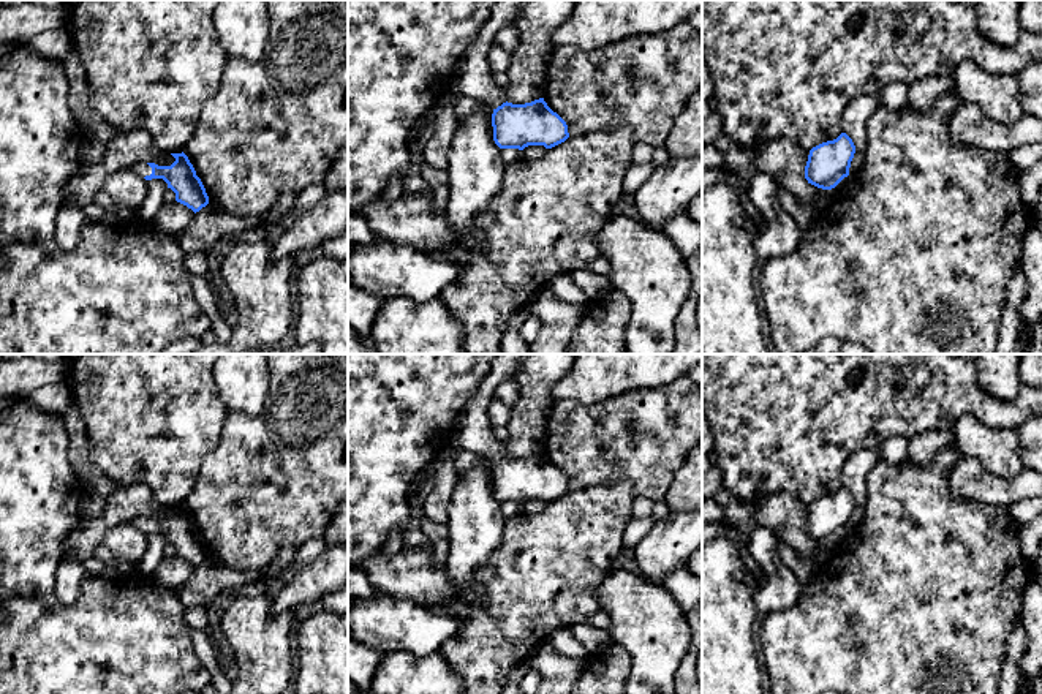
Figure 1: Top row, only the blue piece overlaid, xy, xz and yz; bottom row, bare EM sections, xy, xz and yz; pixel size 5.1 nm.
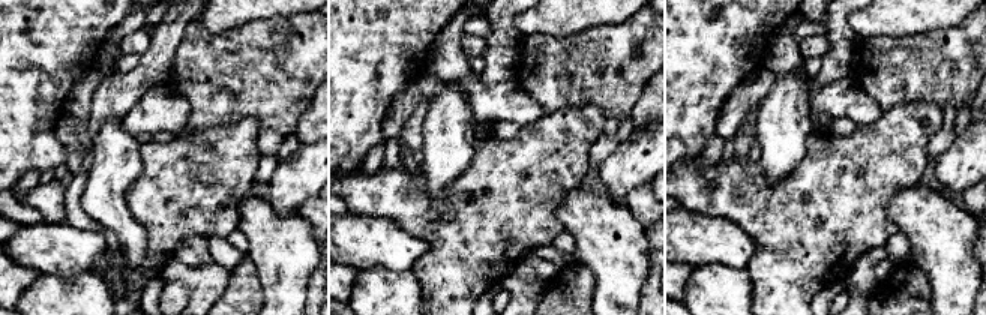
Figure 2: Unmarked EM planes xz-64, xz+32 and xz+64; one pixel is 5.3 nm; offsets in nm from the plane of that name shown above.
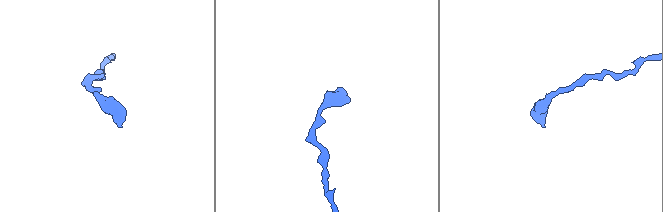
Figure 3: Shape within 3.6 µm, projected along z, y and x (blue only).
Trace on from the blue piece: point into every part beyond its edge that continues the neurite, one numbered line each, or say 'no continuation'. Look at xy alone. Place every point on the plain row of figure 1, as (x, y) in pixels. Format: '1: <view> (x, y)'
1: xy (141, 522)

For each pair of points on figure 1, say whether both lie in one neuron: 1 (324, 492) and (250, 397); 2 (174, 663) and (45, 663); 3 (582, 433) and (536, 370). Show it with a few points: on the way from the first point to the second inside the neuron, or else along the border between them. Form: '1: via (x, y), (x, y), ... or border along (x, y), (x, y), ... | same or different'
1: border along (269, 373), (266, 403), (258, 413), (230, 411) | different
2: via (143, 660), (76, 663) | same
3: border along (554, 402), (543, 438) | different

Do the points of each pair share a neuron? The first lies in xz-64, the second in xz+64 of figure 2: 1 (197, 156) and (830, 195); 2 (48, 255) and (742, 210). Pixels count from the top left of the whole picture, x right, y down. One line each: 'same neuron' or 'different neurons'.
1: same neuron
2: different neurons

